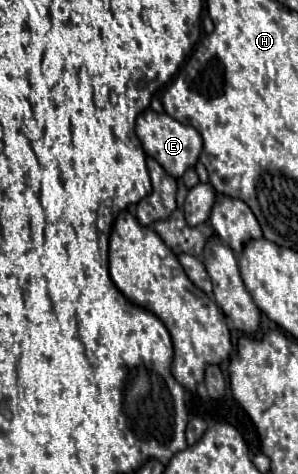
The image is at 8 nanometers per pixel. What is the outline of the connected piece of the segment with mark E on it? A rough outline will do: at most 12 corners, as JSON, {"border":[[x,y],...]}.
{"border":[[151,108],[137,116],[145,154],[181,178],[201,154],[193,126]]}

